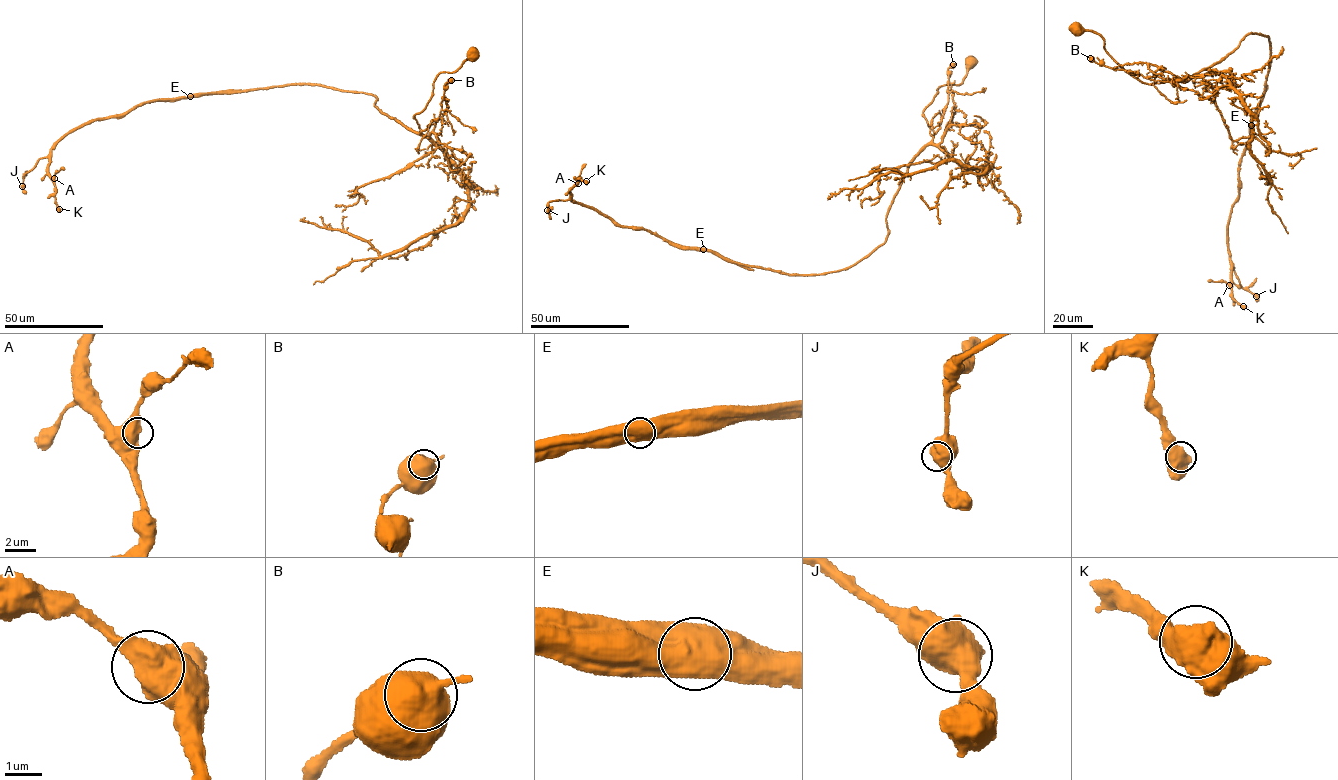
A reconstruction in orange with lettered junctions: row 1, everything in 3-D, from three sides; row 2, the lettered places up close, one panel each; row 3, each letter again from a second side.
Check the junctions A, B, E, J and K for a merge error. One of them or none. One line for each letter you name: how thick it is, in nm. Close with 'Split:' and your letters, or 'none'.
E: 850 nm
Split: E

